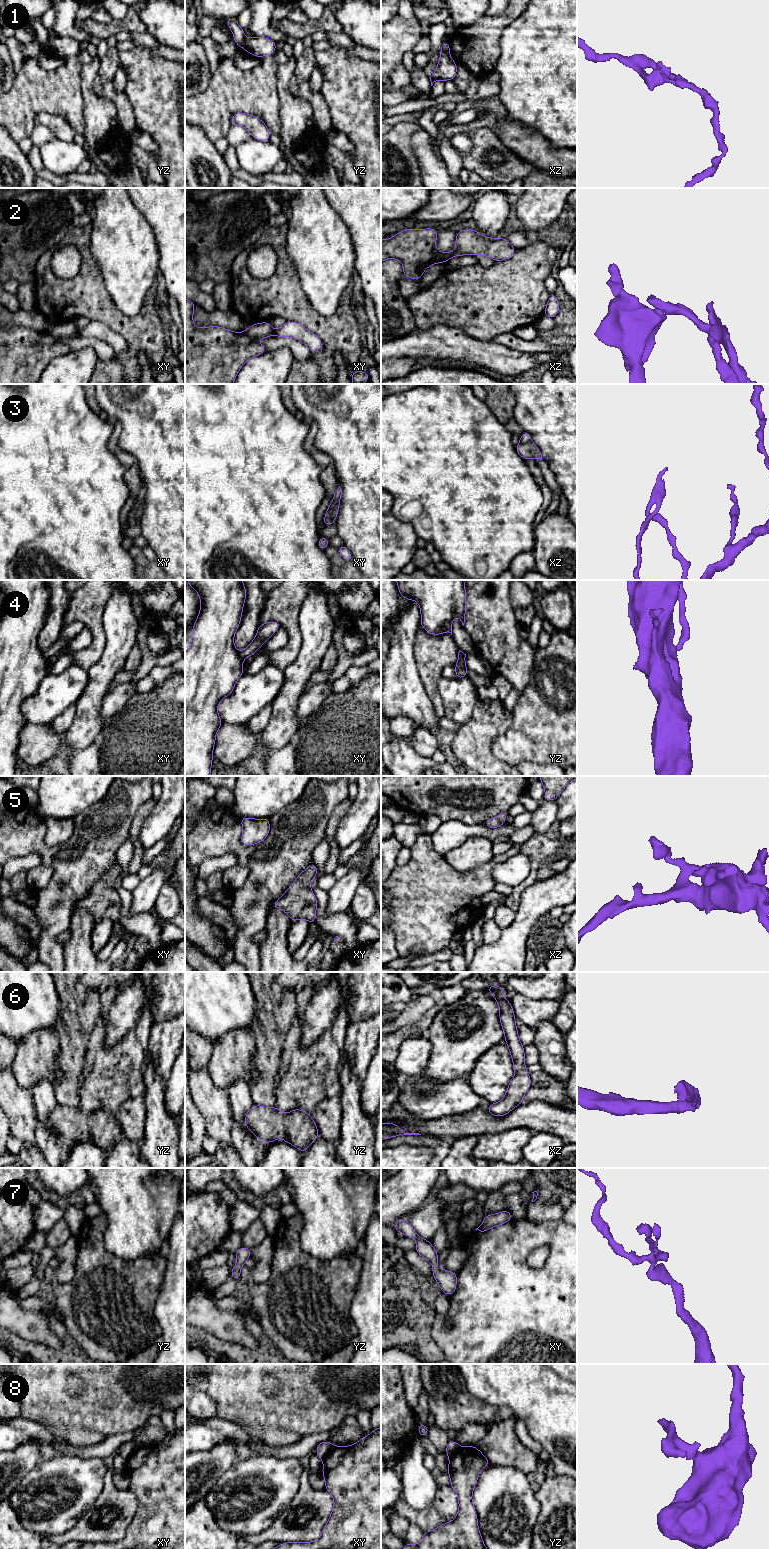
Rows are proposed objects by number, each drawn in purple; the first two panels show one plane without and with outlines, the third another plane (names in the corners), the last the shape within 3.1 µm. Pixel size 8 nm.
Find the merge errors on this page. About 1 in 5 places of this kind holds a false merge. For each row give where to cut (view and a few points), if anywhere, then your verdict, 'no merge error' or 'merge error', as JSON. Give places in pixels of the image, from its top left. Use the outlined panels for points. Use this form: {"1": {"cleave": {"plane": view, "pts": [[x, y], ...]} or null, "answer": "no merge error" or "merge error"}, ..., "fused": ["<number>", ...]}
{"1": {"cleave": {"plane": "yz", "pts": [[245, 39], [240, 46]]}, "answer": "merge error"}, "2": {"cleave": {"plane": "xy", "pts": [[245, 332], [255, 339]]}, "answer": "merge error"}, "3": {"cleave": null, "answer": "no merge error"}, "4": {"cleave": {"plane": "xy", "pts": [[238, 652], [243, 659]]}, "answer": "merge error"}, "5": {"cleave": null, "answer": "no merge error"}, "6": {"cleave": null, "answer": "no merge error"}, "7": {"cleave": null, "answer": "no merge error"}, "8": {"cleave": {"plane": "xy", "pts": [[334, 1446], [322, 1459]]}, "answer": "merge error"}, "fused": ["1", "2", "4", "8"]}

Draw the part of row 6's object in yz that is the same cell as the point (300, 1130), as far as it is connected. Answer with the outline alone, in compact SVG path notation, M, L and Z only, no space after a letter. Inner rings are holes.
M254 1104L245 1115L244 1126L250 1129L261 1143L271 1143L281 1137L286 1143L293 1145L302 1153L305 1153L312 1142L320 1136L311 1115L298 1108L284 1115L277 1107Z

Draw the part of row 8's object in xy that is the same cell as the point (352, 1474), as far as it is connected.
M381 1426L349 1446L334 1446L323 1459L325 1490L331 1493L334 1508L321 1536L313 1542L285 1542L274 1549L381 1549Z

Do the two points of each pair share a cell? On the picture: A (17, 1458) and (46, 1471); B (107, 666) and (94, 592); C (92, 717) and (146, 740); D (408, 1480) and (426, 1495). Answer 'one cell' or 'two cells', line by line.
A: two cells
B: two cells
C: two cells
D: one cell

